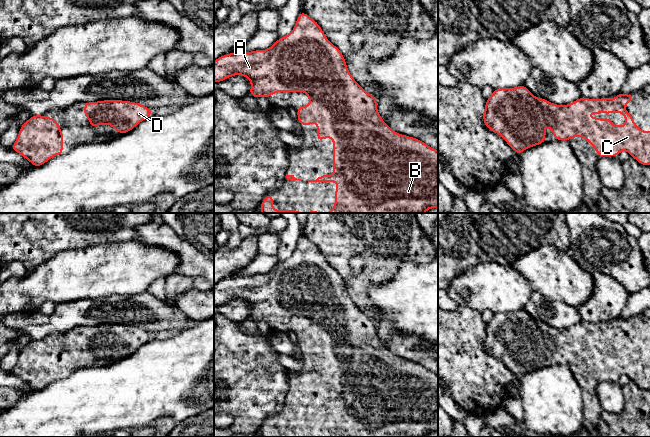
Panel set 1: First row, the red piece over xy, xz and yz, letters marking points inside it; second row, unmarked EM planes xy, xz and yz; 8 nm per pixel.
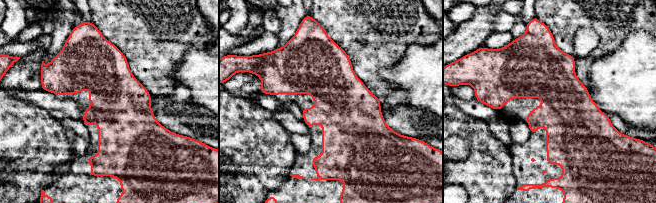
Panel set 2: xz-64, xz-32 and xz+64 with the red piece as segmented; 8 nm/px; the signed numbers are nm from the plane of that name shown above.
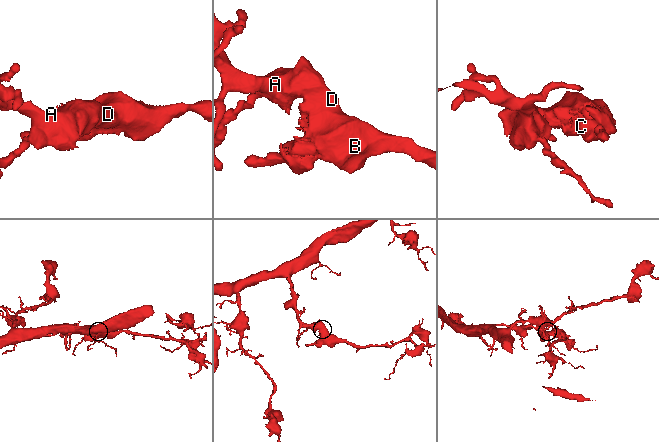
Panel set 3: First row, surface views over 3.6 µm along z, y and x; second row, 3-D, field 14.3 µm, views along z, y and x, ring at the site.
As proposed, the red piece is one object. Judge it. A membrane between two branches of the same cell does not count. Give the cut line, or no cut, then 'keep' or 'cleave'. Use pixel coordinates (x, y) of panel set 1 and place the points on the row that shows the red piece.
cut none; keep

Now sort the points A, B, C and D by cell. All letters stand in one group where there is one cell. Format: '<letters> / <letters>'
A B C D

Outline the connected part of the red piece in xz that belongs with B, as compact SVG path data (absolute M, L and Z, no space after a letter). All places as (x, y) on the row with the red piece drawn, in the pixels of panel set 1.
M302 11L296 21L293 30L285 37L279 38L271 47L266 50L255 50L252 52L232 52L220 56L214 61L214 82L221 82L234 75L247 77L251 82L249 95L259 98L273 96L276 92L306 92L310 104L300 106L296 112L298 122L303 126L309 126L313 122L317 123L317 141L322 142L324 138L333 139L333 175L319 175L316 180L306 180L308 182L335 182L339 185L335 188L335 205L327 213L425 213L428 209L438 208L438 151L431 148L421 140L414 137L405 136L393 131L383 122L377 110L377 99L366 92L350 74L342 52L333 45L325 36L319 24Z

